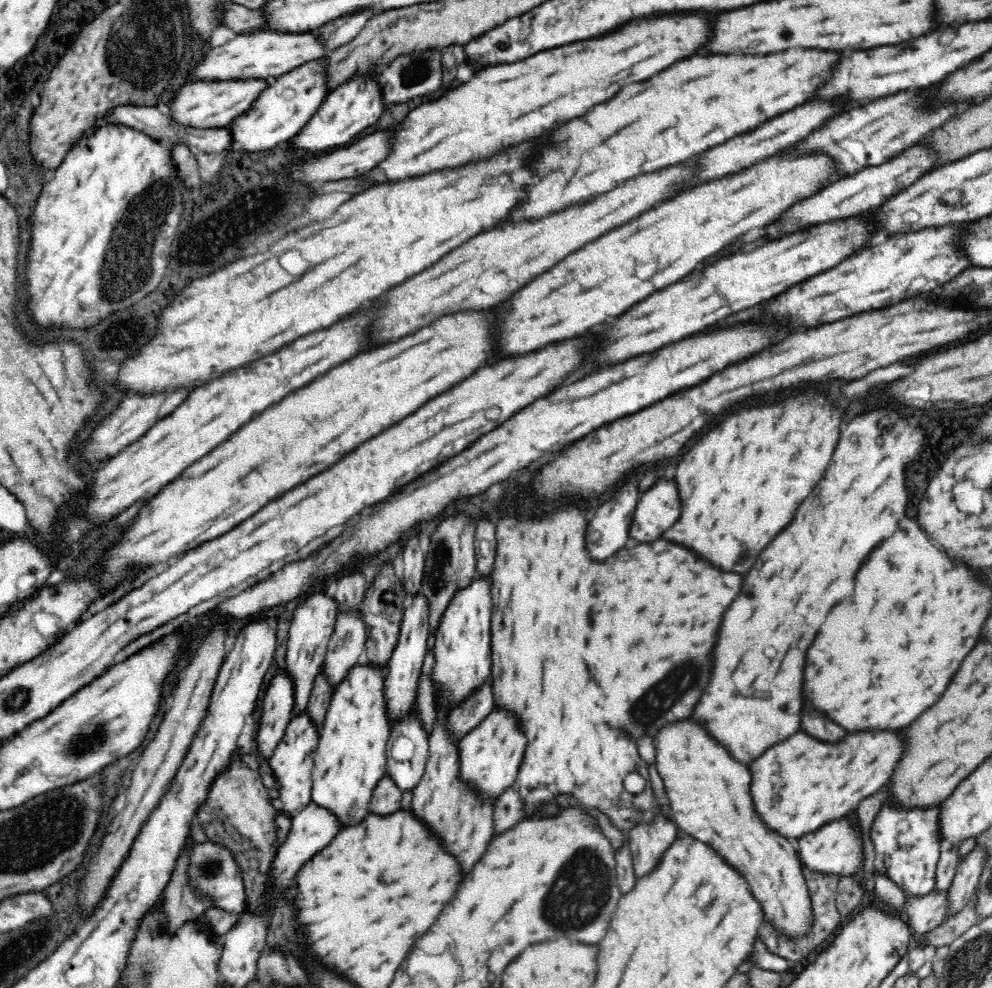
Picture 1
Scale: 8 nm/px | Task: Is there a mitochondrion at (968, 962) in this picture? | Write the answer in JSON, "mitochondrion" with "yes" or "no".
{"mitochondrion":"yes"}

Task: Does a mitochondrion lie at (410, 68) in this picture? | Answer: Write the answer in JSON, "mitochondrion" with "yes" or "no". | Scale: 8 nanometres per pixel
{"mitochondrion":"yes"}

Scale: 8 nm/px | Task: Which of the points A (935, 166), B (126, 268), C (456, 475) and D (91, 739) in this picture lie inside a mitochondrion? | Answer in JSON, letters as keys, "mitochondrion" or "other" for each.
{"A":"other","B":"mitochondrion","C":"other","D":"mitochondrion"}

